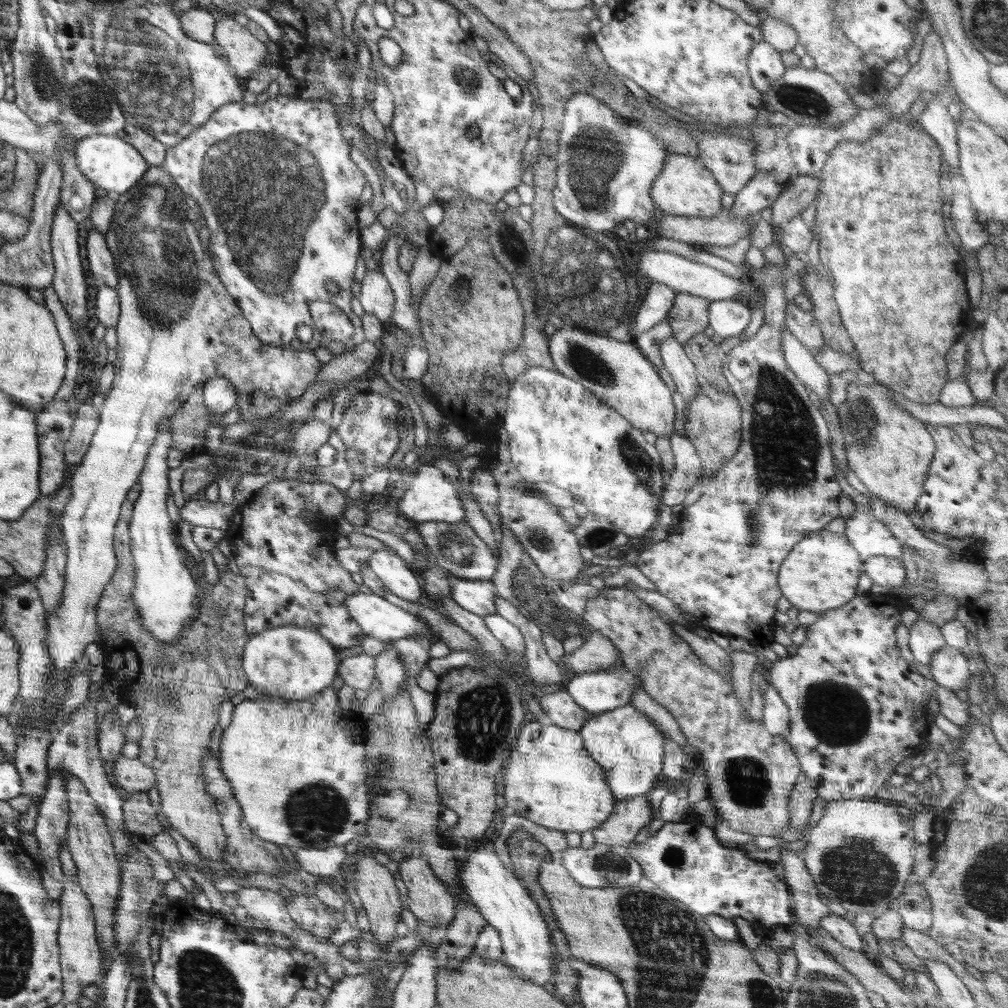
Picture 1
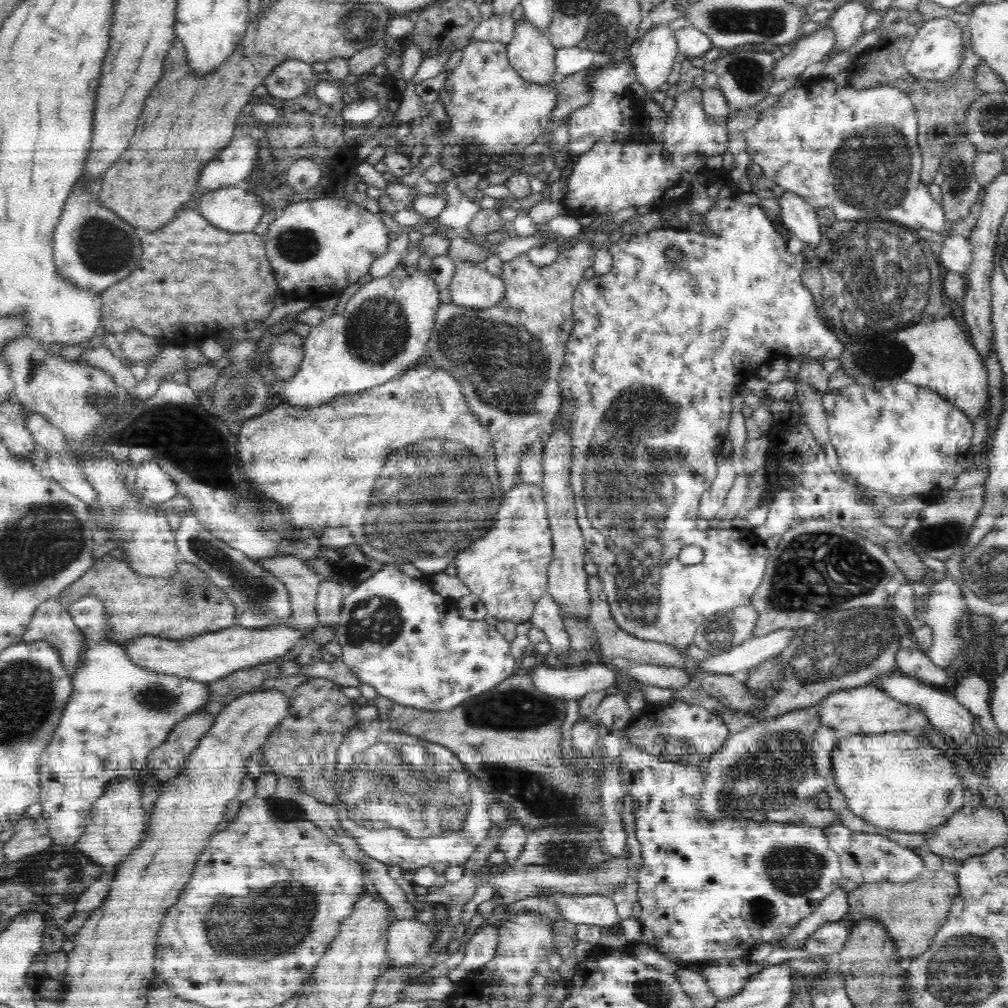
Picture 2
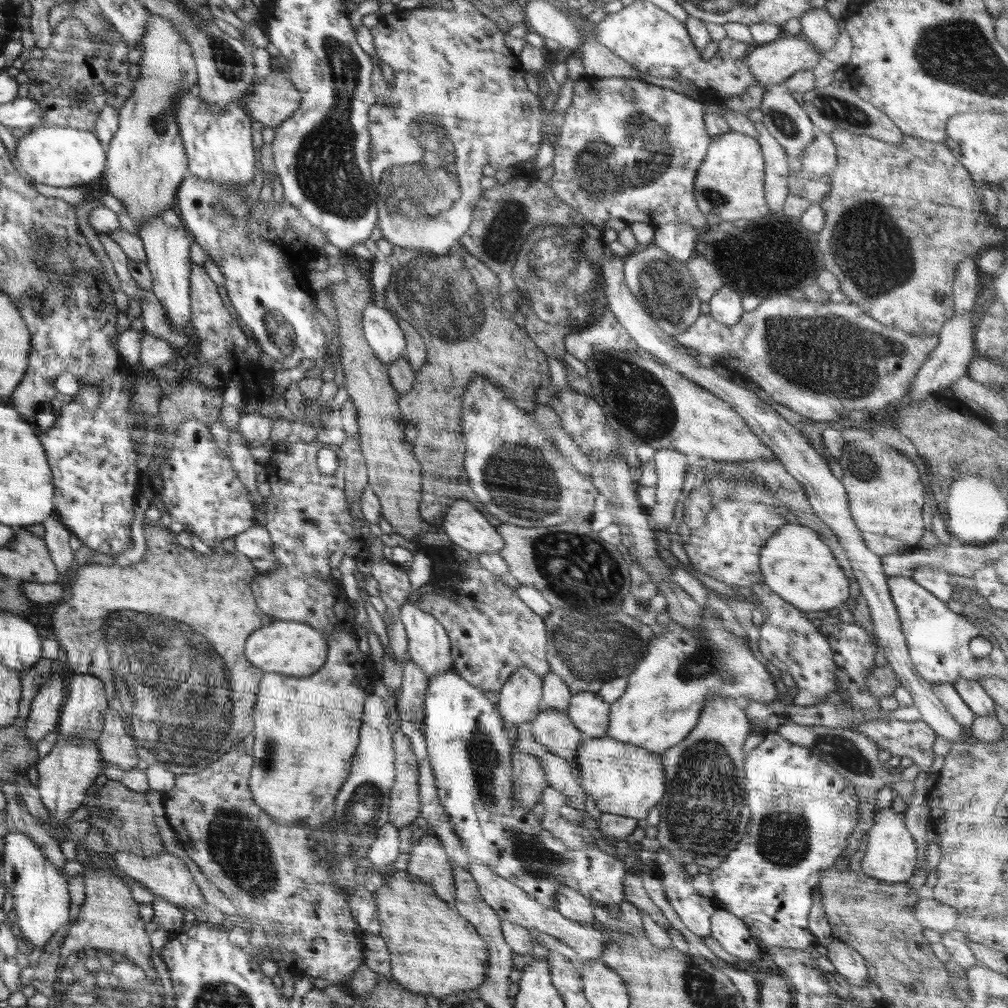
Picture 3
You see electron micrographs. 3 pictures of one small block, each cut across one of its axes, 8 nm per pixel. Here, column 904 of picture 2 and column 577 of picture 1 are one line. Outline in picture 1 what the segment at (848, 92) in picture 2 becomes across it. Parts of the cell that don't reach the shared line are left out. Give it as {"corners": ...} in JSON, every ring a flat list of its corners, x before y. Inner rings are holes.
{"corners":[[576,94,564,105,552,202,566,221,614,234,626,220,648,226,662,213,651,199,650,188,666,164,666,147,642,126,625,122,628,120,618,120,612,109,588,94]]}

